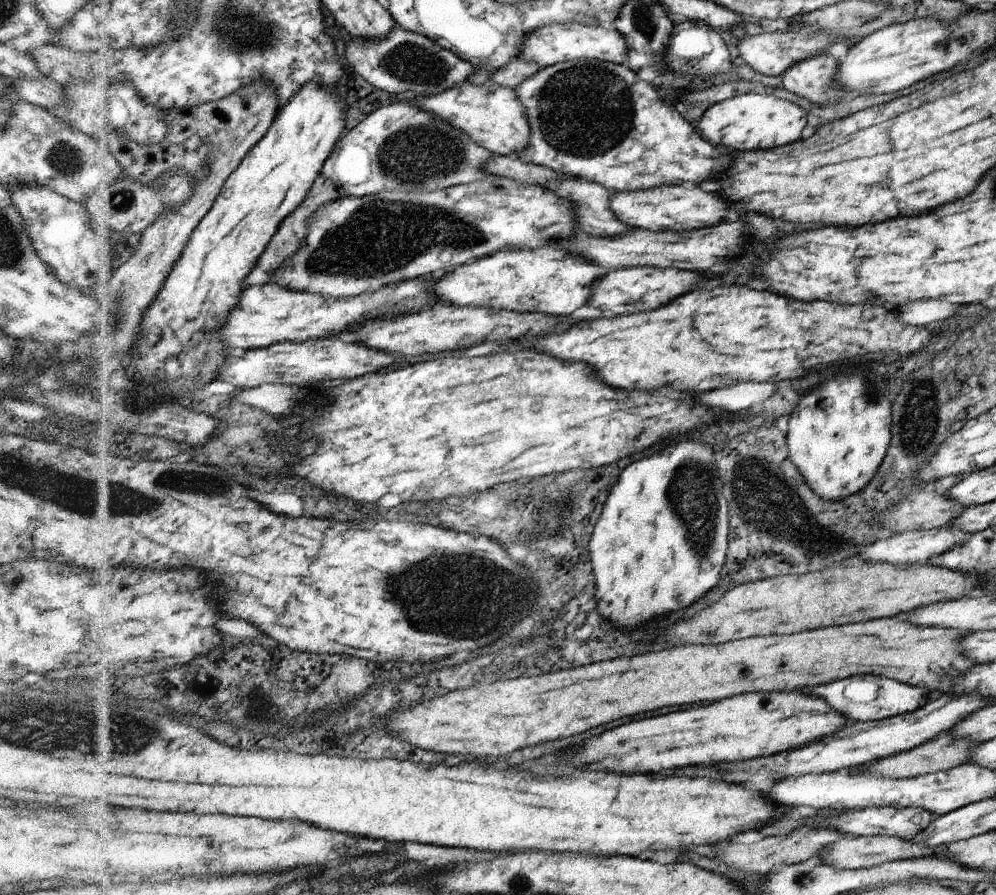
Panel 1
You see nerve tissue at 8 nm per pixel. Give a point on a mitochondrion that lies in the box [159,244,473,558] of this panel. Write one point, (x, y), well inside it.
(209, 361)

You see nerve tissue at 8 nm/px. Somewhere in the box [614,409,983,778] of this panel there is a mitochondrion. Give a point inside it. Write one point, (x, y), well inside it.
(789, 525)

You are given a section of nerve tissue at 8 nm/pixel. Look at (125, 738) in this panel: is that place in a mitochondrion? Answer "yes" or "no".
yes

